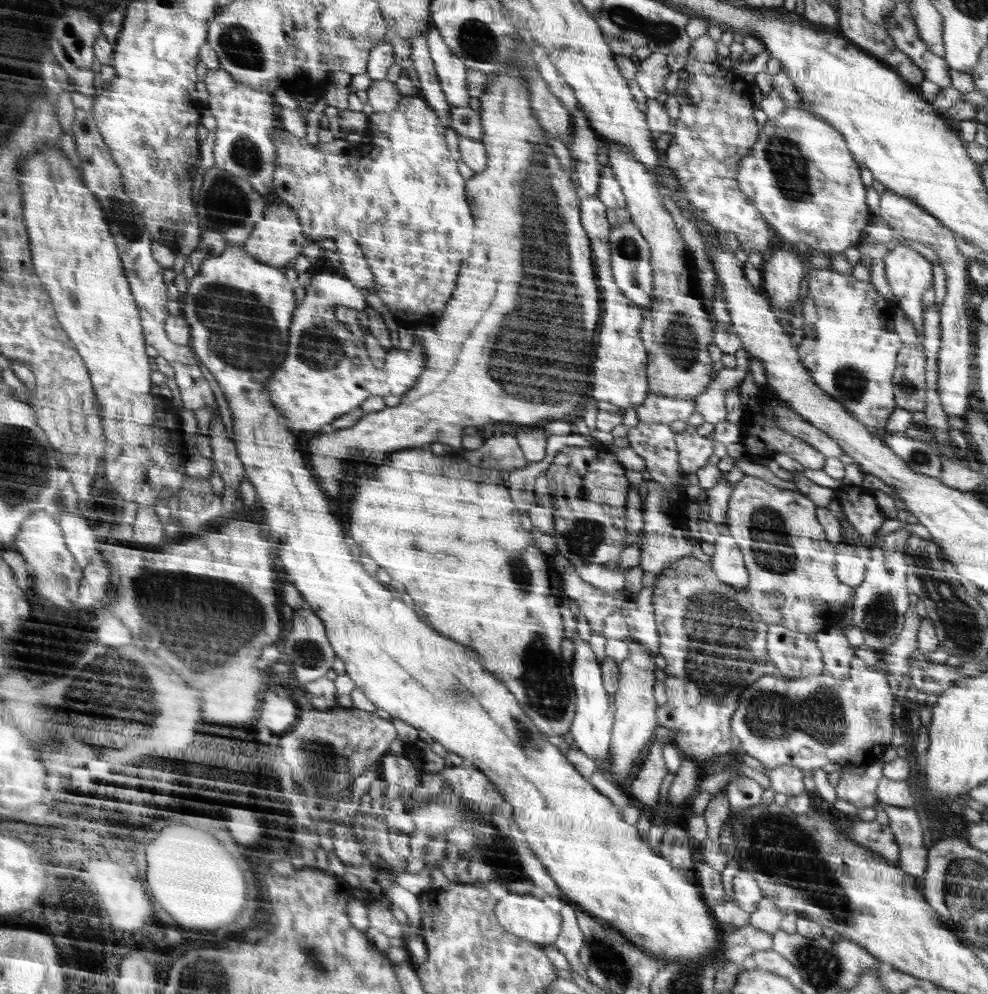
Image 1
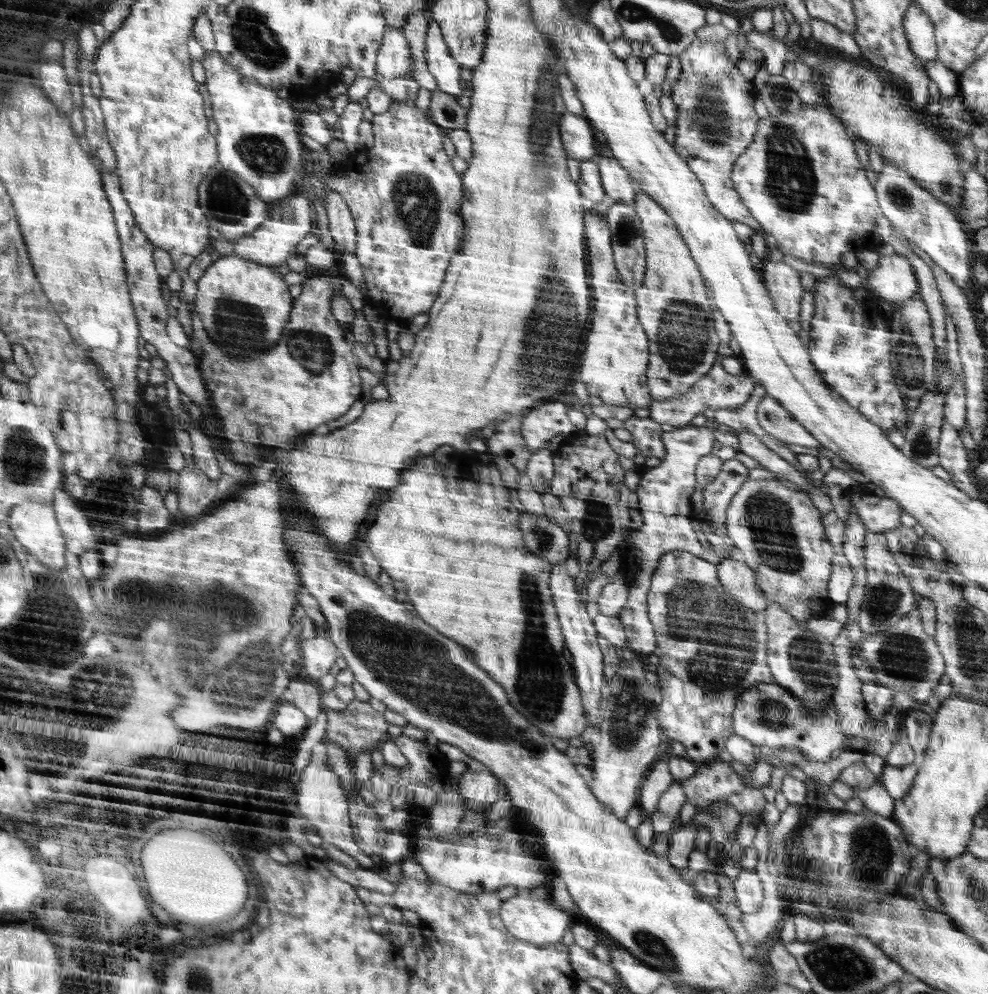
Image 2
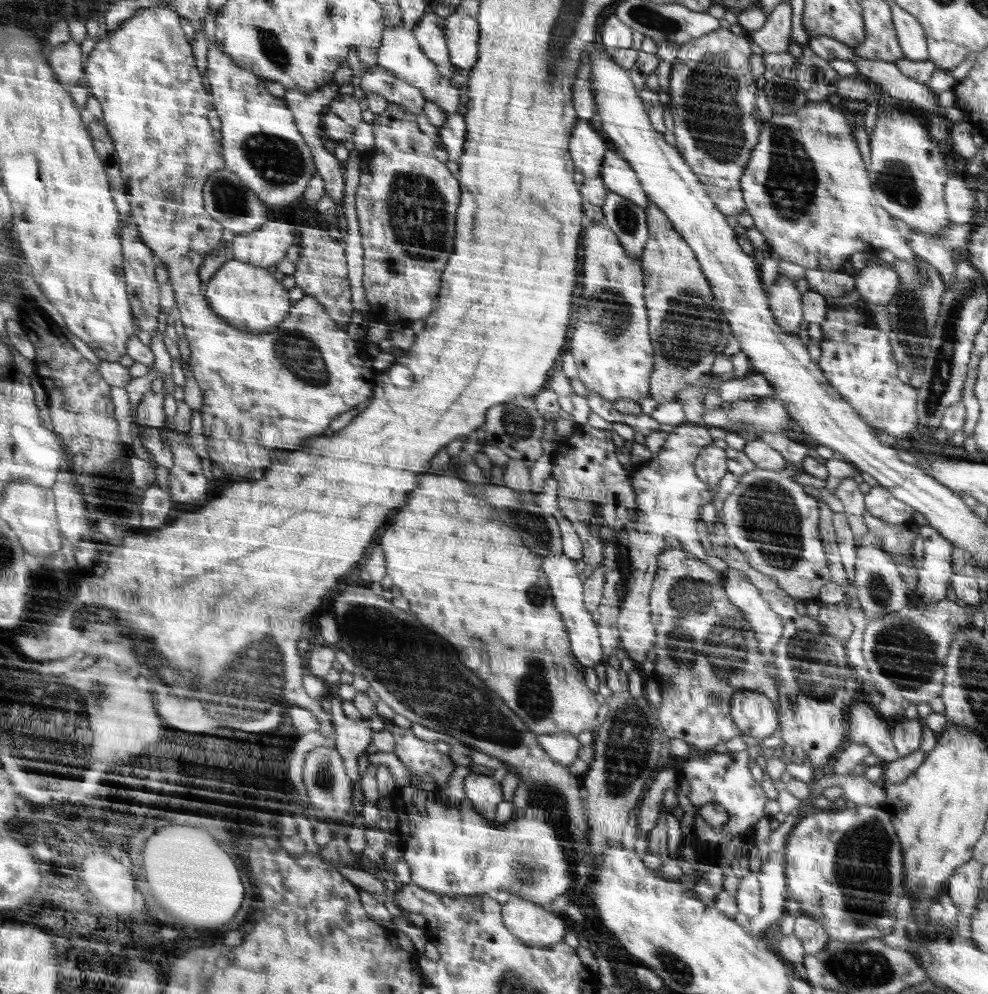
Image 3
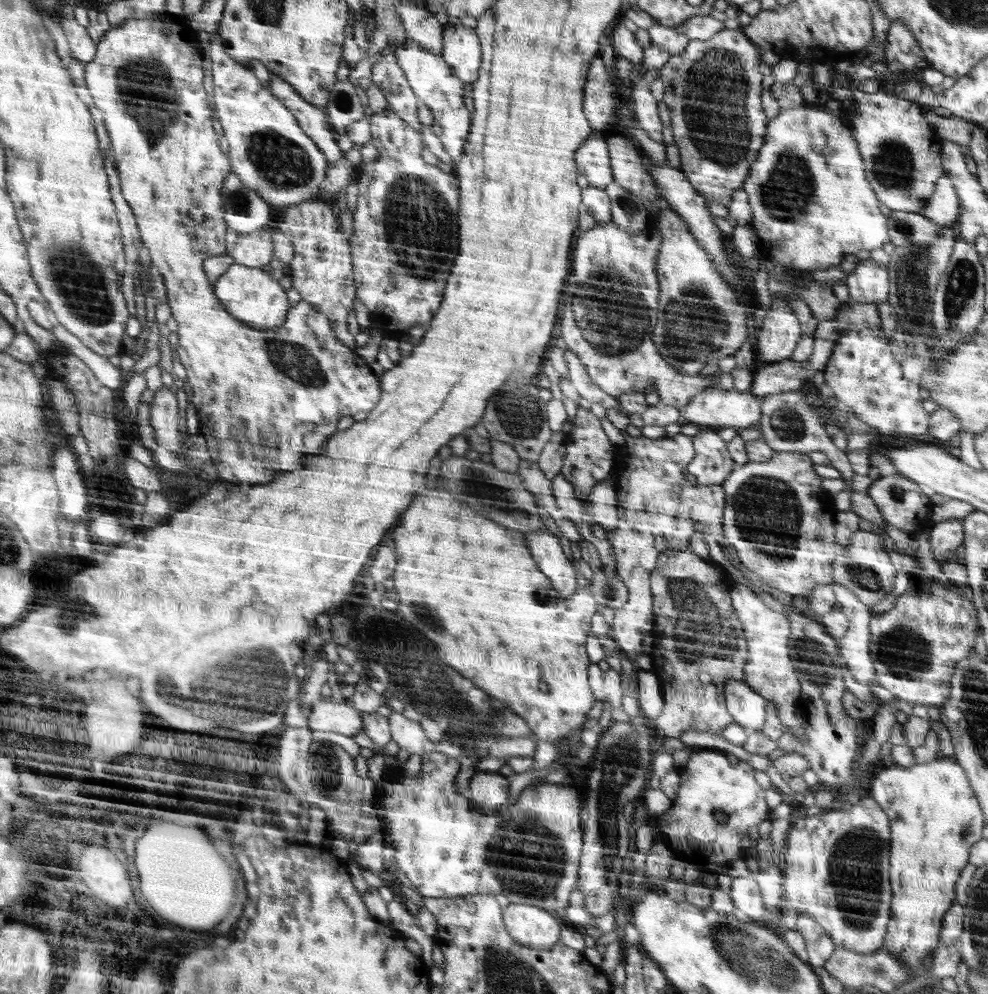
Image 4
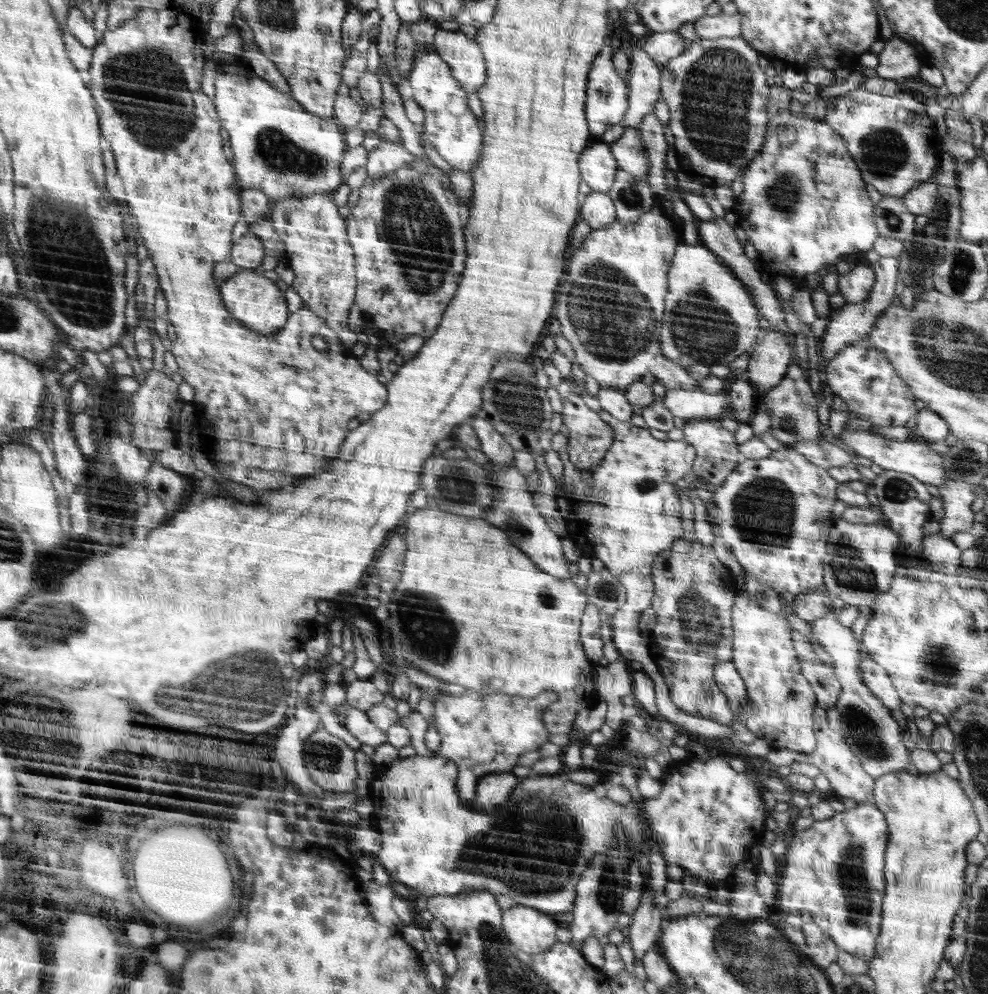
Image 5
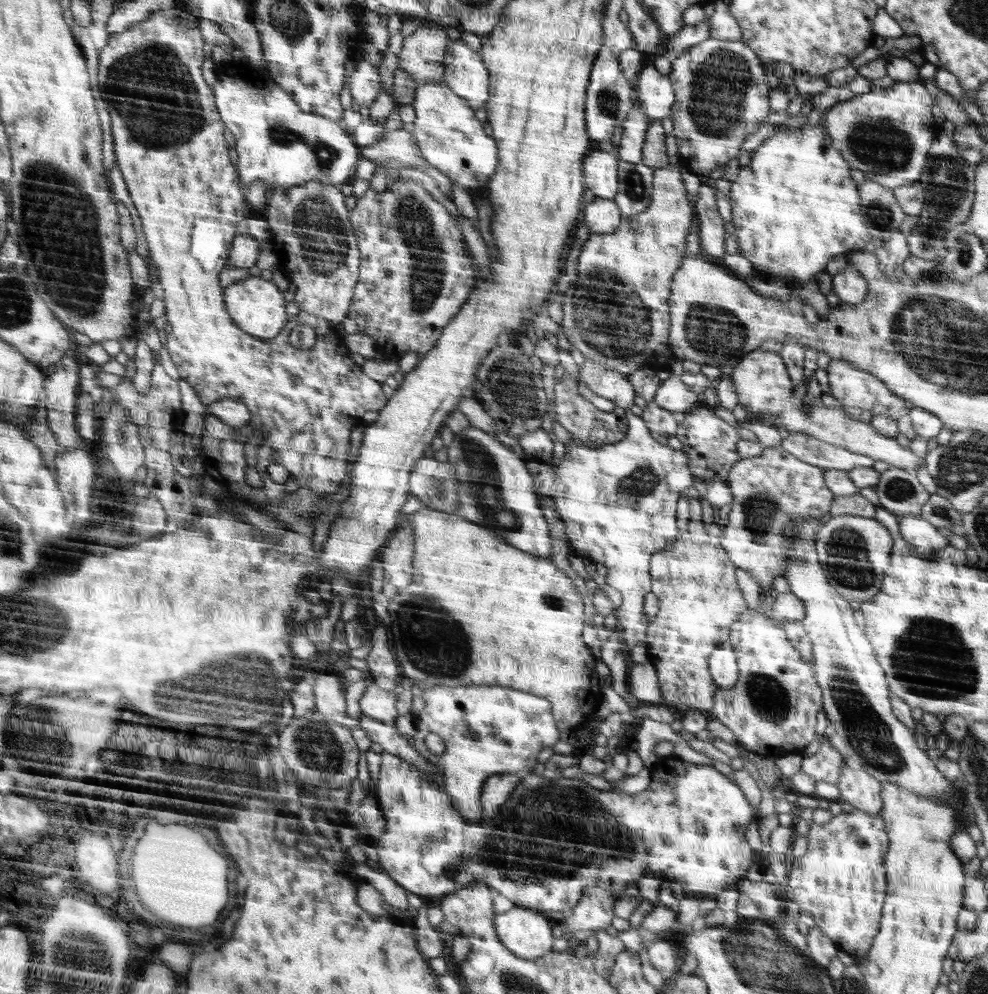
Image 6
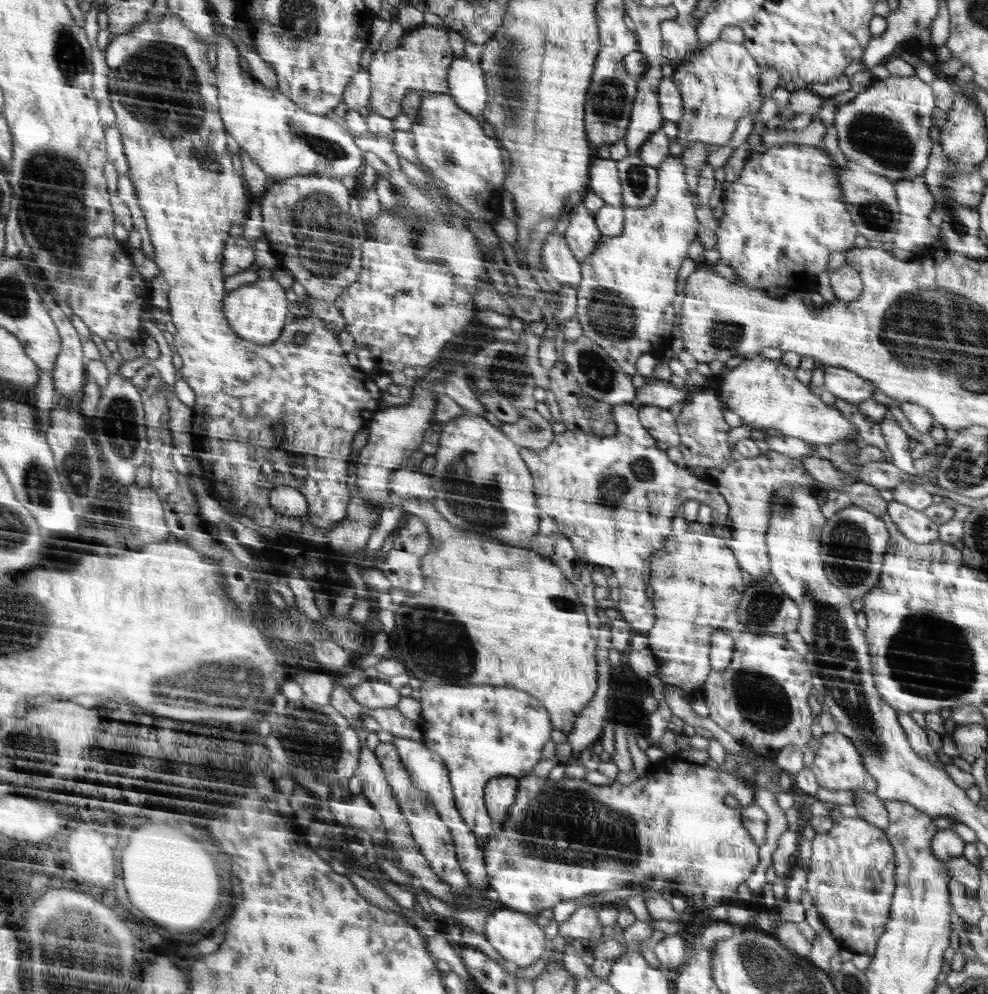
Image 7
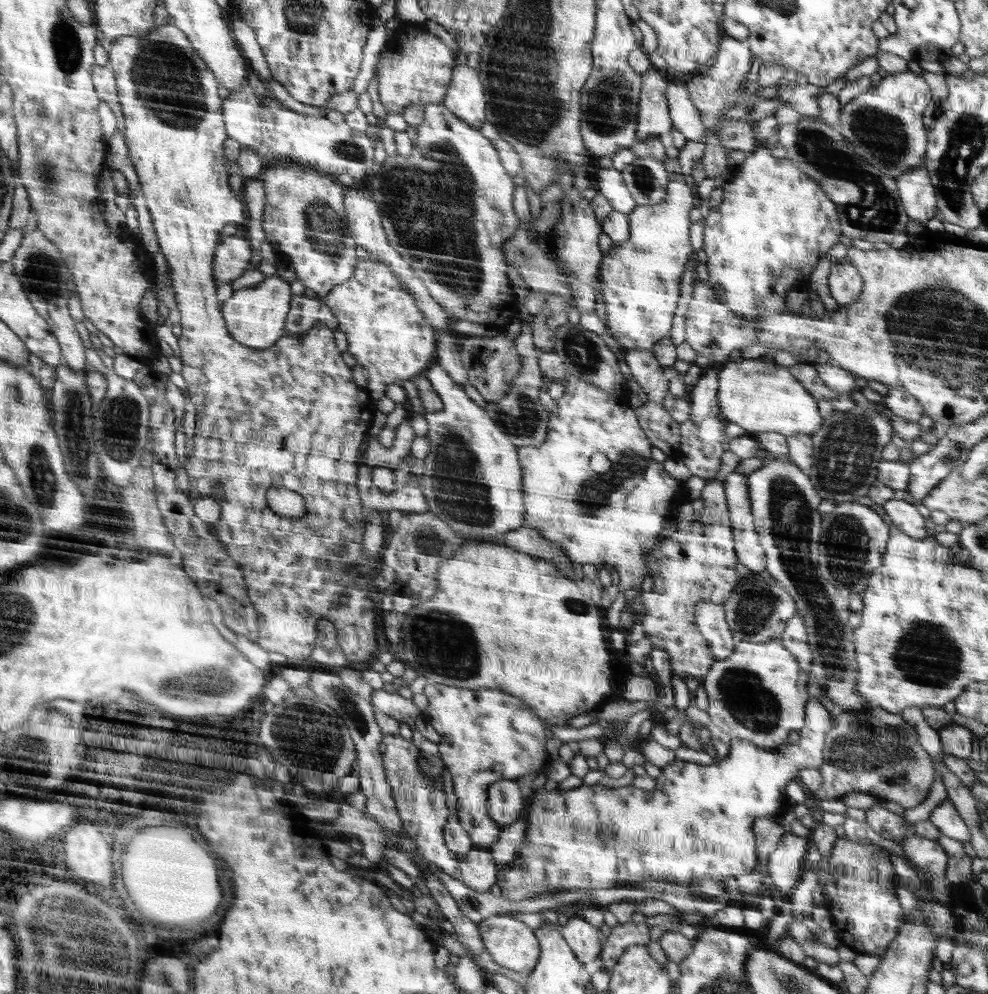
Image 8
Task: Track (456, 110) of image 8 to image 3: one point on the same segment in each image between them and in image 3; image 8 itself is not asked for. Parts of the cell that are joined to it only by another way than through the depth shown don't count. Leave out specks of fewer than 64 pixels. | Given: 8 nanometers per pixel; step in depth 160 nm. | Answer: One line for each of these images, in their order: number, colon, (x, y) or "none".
3: (462, 32)
4: (461, 47)
5: (463, 54)
6: (465, 72)
7: (468, 88)

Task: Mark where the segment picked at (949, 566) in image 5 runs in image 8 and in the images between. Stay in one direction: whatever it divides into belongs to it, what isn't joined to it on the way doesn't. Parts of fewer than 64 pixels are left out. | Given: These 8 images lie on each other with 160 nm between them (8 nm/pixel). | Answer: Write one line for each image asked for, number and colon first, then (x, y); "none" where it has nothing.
6: (916, 530)
7: (915, 525)
8: (912, 520)

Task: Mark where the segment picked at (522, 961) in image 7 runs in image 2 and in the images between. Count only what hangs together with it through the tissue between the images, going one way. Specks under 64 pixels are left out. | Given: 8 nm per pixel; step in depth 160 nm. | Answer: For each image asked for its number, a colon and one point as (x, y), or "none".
2: (532, 920)
3: (531, 924)
4: (531, 926)
5: (530, 930)
6: (525, 932)

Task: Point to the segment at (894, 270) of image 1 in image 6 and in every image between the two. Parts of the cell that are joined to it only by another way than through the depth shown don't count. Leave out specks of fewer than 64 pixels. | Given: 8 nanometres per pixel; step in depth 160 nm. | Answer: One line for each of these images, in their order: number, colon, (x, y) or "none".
2: (894, 280)
3: (877, 284)
4: (869, 284)
5: (856, 287)
6: (850, 286)

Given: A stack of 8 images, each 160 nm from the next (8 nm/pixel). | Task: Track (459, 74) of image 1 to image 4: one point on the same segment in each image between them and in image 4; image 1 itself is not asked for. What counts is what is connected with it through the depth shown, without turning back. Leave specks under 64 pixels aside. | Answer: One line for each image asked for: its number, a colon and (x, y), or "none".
2: (441, 62)
3: (430, 31)
4: (421, 25)

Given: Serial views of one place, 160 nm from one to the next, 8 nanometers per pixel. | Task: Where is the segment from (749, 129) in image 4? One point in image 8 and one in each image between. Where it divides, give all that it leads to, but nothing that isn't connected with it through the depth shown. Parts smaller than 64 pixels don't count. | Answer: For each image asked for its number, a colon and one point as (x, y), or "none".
5: (716, 93)
6: (721, 96)
7: (723, 83)
8: (712, 92)

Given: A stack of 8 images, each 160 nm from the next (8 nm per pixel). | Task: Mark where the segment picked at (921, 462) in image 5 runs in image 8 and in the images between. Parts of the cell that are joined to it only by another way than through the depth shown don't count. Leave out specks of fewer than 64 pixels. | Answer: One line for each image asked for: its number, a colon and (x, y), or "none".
6: (763, 386)
7: (764, 393)
8: (760, 396)

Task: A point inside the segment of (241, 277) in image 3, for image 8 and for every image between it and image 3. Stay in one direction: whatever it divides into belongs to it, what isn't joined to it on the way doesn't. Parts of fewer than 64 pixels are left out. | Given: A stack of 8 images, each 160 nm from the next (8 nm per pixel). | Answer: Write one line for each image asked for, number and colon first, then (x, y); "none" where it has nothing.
4: (248, 293)
5: (249, 296)
6: (255, 303)
7: (257, 311)
8: (256, 316)

